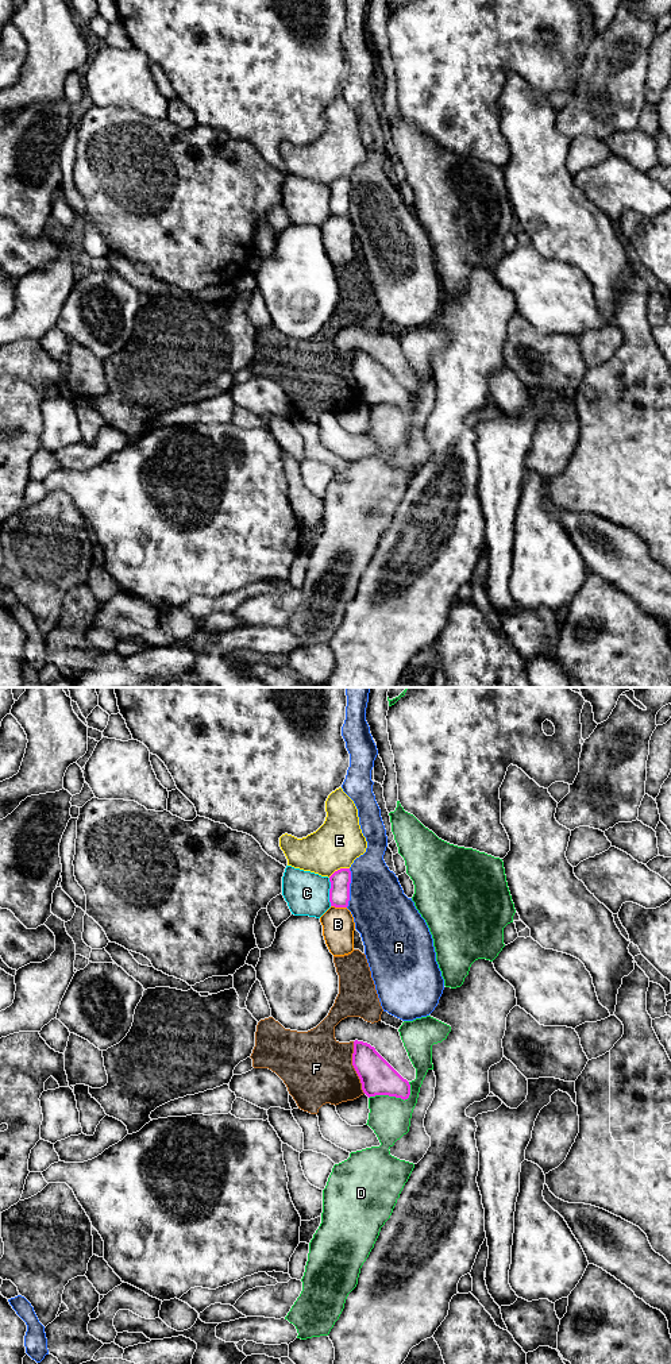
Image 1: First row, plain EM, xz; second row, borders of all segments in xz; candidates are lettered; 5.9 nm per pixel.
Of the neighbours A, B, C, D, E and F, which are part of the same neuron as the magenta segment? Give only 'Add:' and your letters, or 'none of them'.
Add: F

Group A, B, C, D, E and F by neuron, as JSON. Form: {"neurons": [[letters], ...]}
{"neurons": [["A"], ["B"], ["C"], ["D"], ["E"], ["F"]]}

